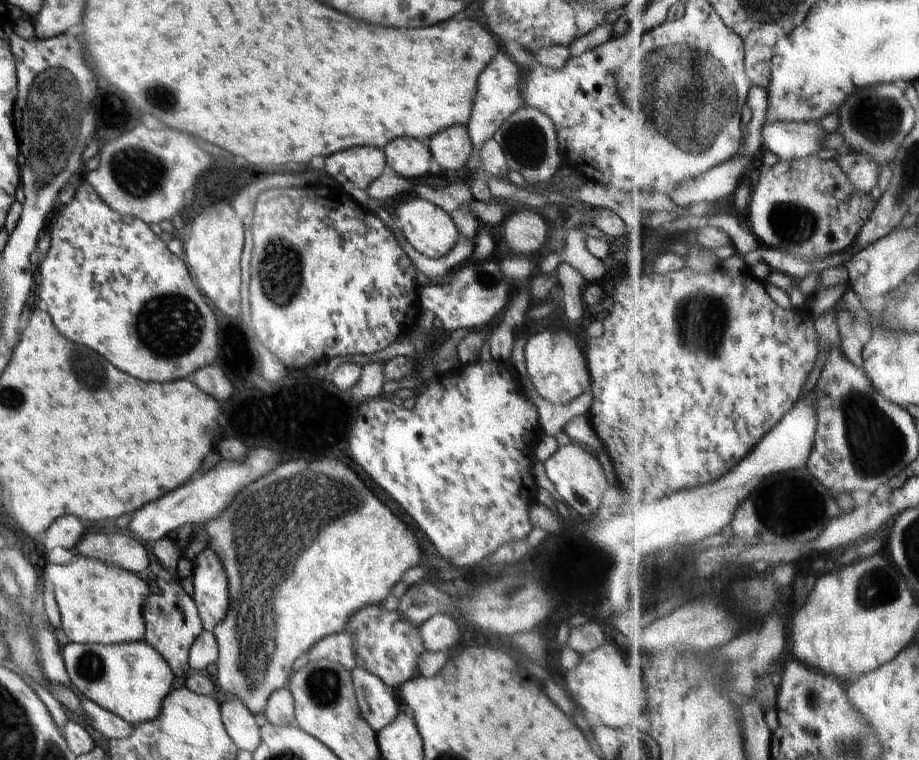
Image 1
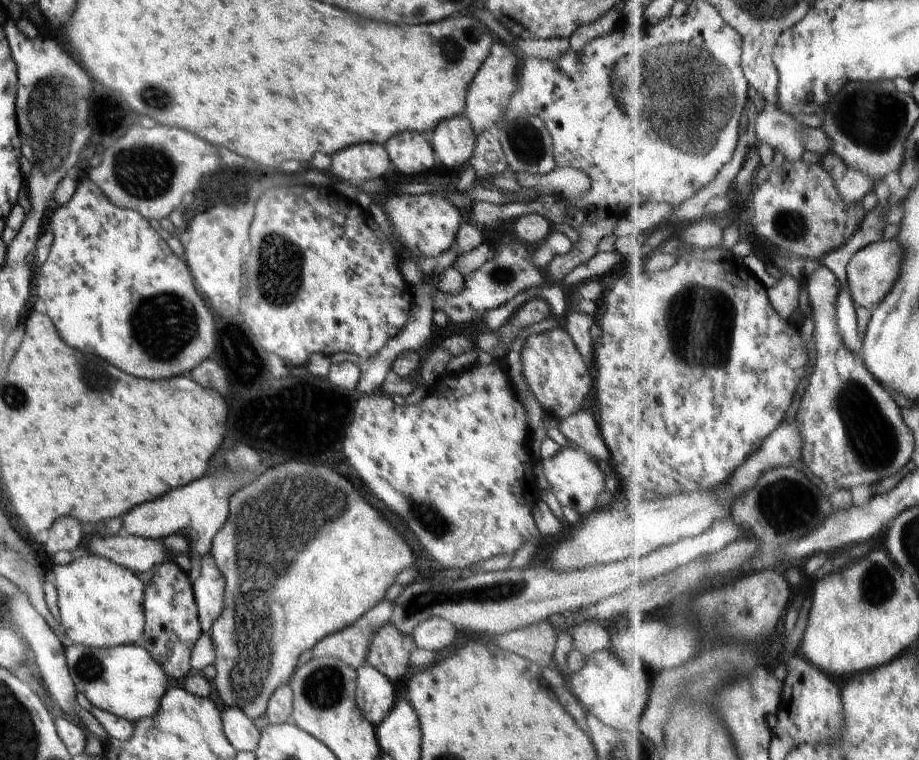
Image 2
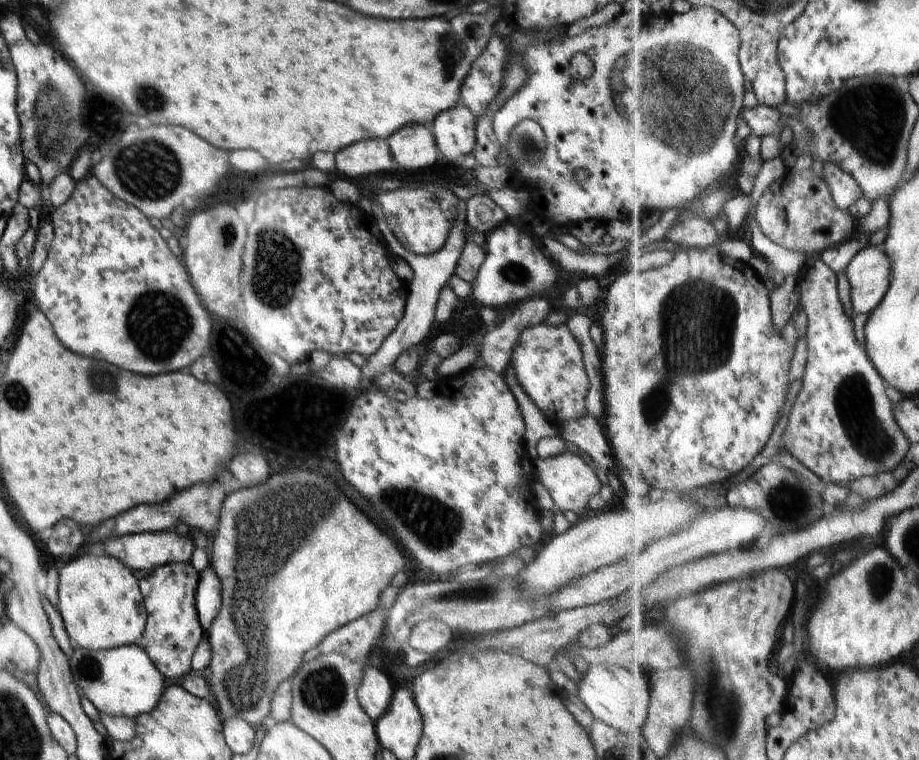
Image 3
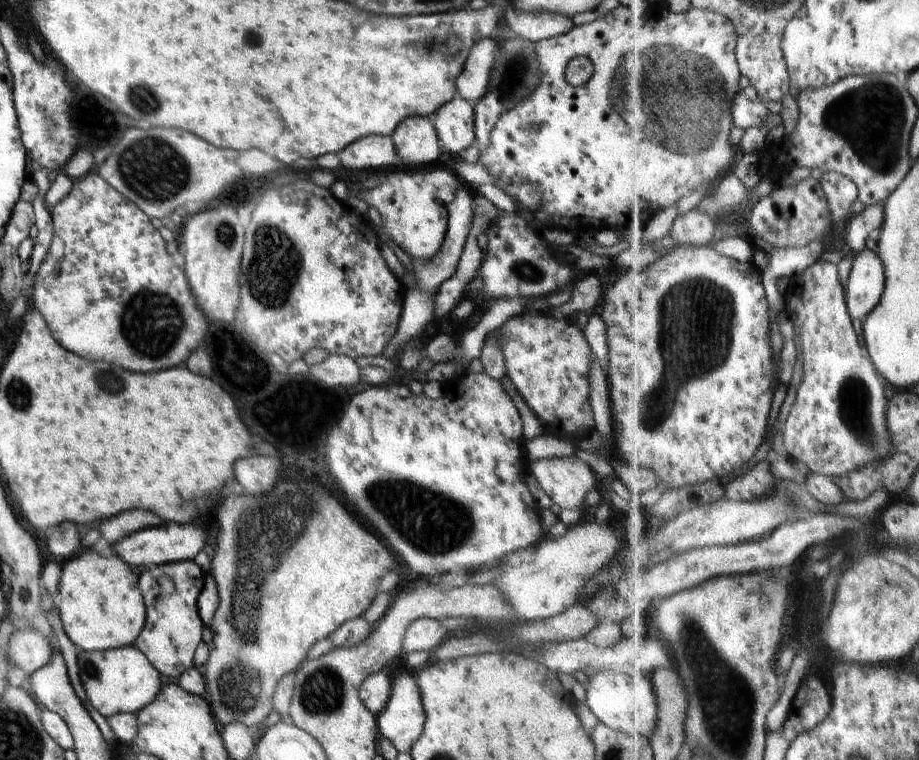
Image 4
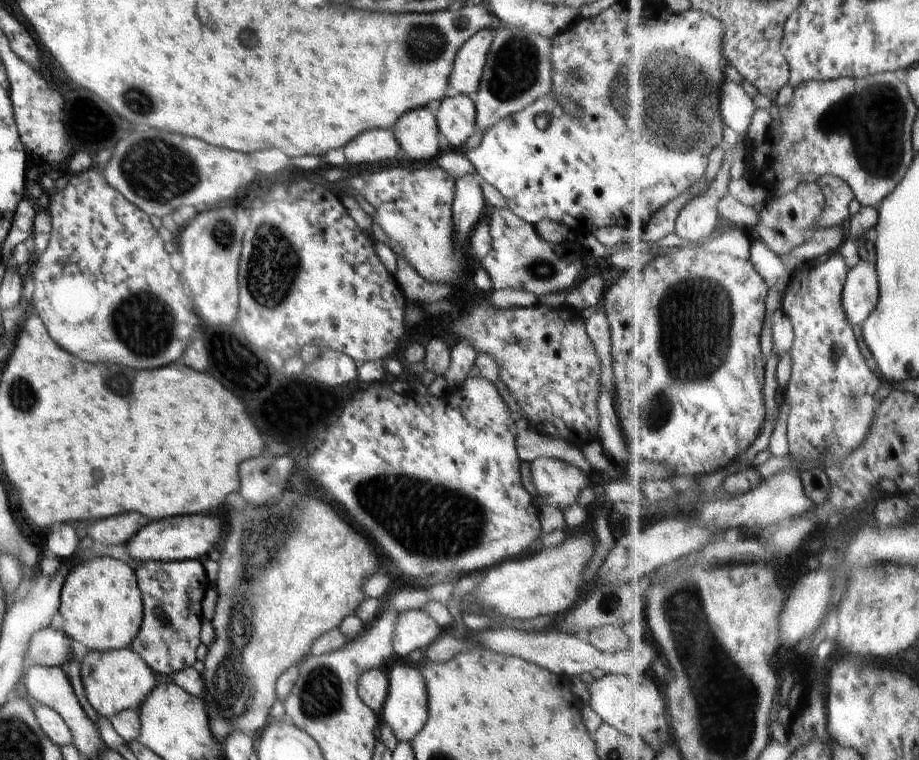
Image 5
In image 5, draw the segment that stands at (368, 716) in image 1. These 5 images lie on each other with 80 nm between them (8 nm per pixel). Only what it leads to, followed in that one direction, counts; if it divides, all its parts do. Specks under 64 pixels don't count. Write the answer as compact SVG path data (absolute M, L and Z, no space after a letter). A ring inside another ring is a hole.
M380 668L364 671L357 684L359 697L372 709L372 712L382 710L389 691L387 673Z

